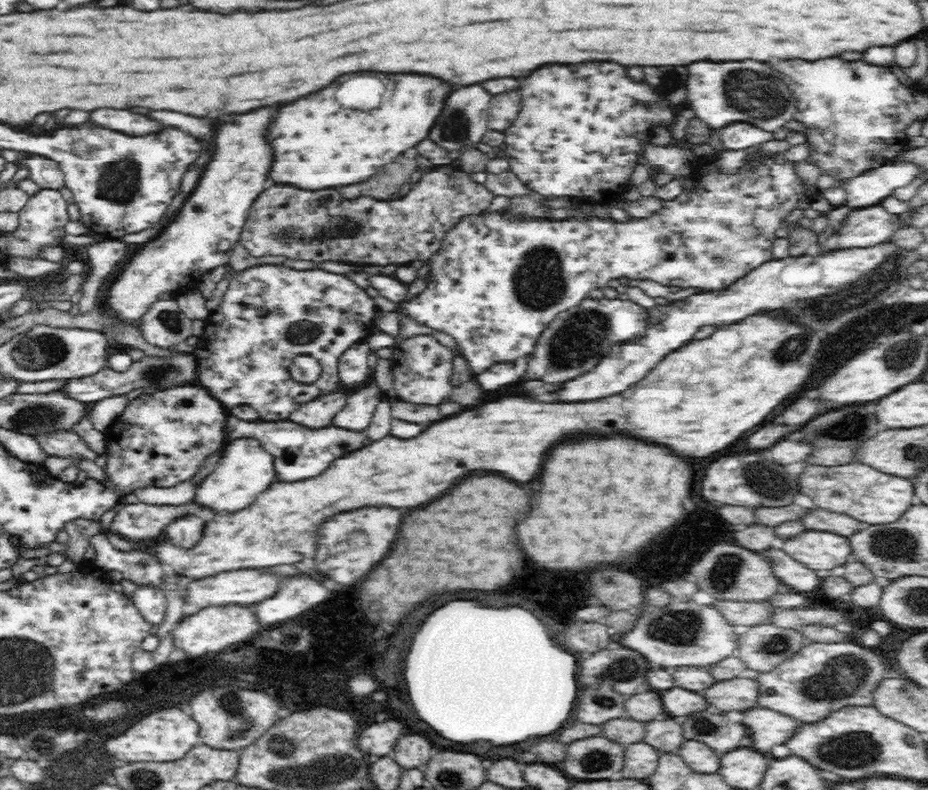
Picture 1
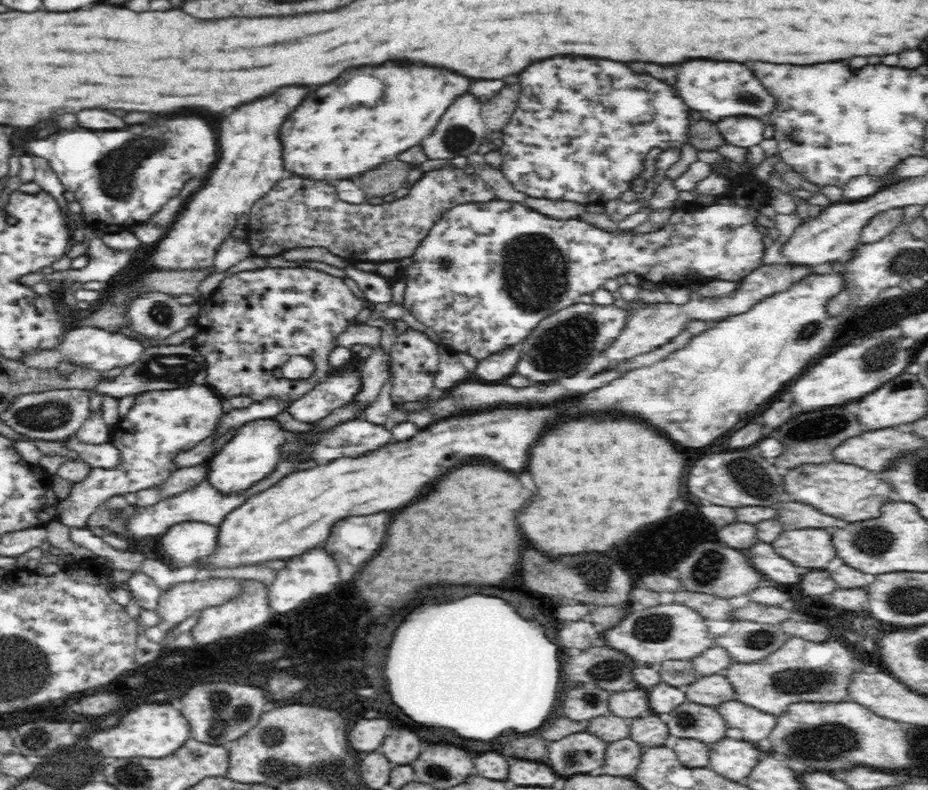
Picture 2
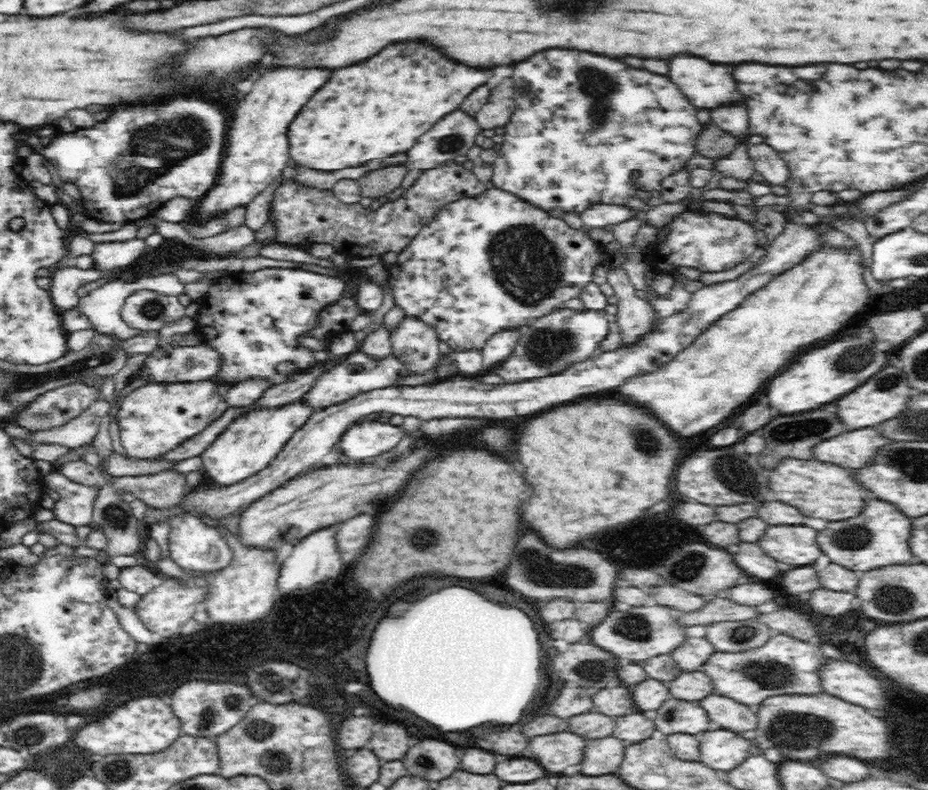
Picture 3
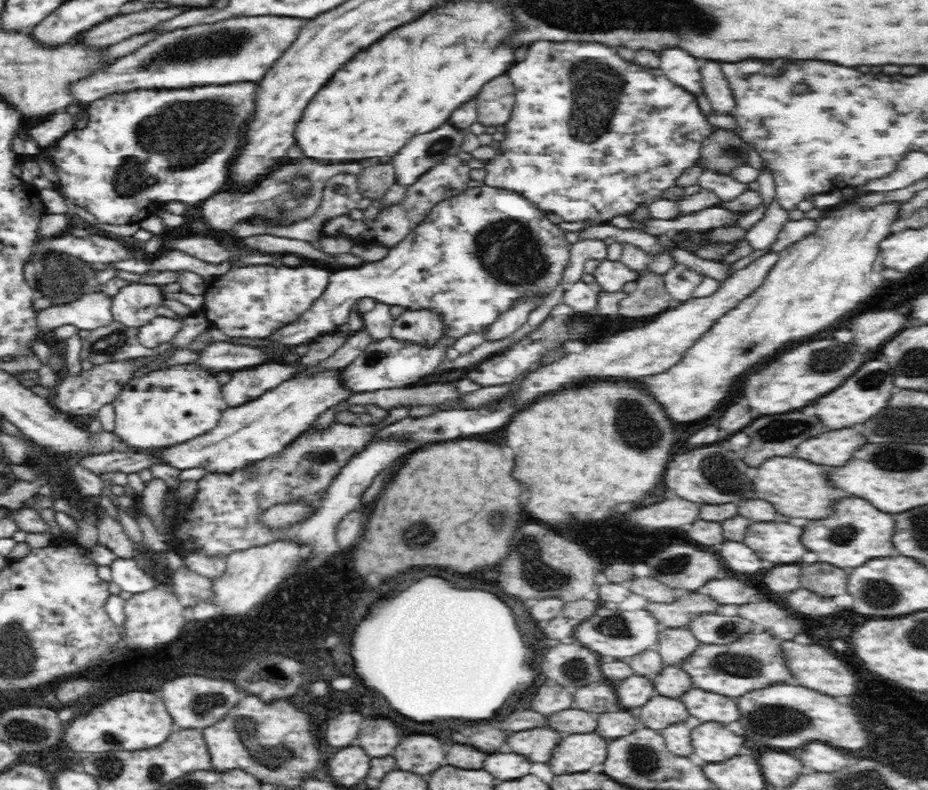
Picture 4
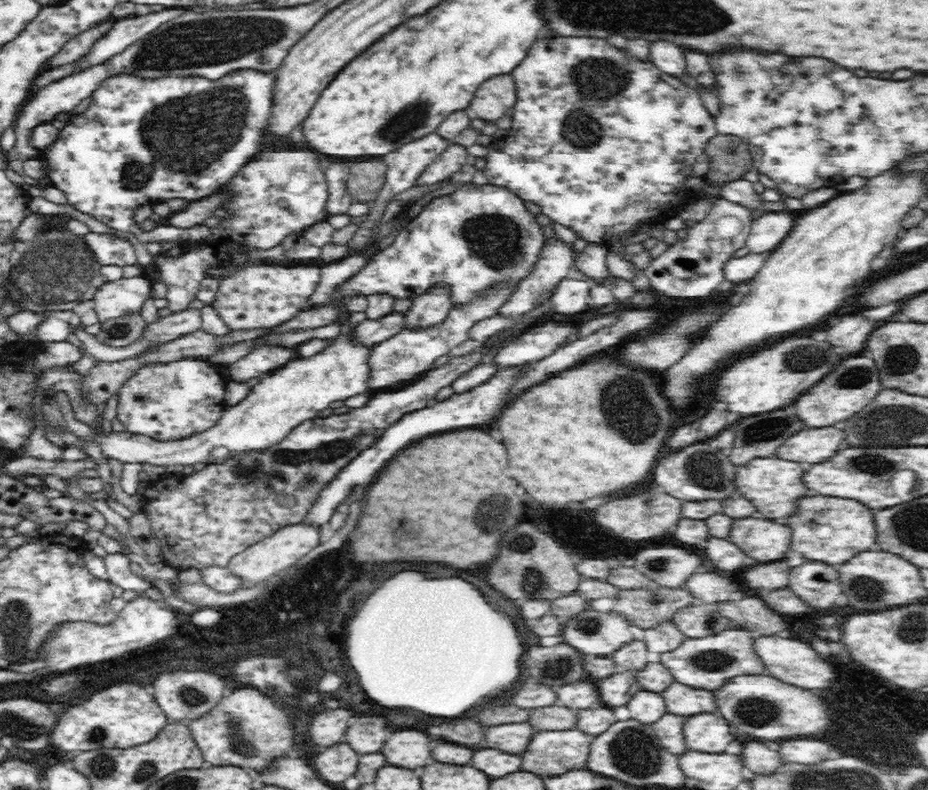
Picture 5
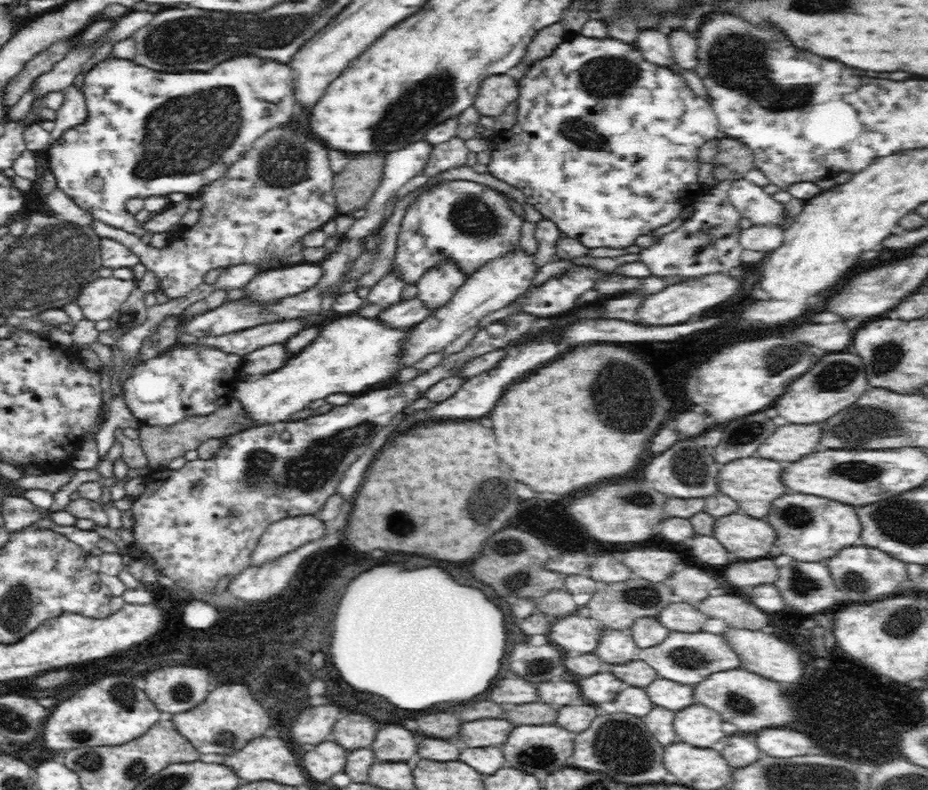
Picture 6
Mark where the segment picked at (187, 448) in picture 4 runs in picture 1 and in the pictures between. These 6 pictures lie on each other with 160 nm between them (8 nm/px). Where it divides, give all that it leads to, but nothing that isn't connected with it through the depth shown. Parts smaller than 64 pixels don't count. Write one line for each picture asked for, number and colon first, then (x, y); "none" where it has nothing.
1: (246, 470)
2: (252, 454)
3: (250, 444)

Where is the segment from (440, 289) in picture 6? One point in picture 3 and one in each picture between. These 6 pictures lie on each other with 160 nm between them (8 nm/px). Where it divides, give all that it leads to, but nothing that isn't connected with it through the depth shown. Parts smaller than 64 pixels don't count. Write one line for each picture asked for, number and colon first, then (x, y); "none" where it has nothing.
3: (414, 344)
4: (415, 327)
5: (429, 310)

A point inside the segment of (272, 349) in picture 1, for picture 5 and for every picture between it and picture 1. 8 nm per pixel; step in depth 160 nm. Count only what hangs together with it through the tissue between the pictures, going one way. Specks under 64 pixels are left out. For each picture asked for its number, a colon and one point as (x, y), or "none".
2: (254, 321)
3: (254, 320)
4: (255, 302)
5: (258, 295)

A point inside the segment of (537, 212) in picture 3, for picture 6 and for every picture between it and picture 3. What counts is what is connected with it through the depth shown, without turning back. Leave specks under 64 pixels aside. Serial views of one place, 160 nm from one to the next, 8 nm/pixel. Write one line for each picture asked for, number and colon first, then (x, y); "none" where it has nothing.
4: (475, 255)
5: (480, 239)
6: (466, 223)

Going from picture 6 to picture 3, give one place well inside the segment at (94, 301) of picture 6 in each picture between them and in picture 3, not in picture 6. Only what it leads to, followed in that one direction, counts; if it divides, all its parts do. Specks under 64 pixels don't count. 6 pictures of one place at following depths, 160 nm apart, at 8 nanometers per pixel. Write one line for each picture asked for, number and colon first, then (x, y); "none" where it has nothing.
3: (145, 310)
4: (137, 305)
5: (123, 298)

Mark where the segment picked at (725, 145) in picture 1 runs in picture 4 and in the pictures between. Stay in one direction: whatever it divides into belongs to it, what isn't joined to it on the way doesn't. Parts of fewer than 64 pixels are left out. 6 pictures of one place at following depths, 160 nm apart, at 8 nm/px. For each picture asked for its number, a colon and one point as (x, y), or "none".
2: (744, 132)
3: (734, 120)
4: (715, 85)

